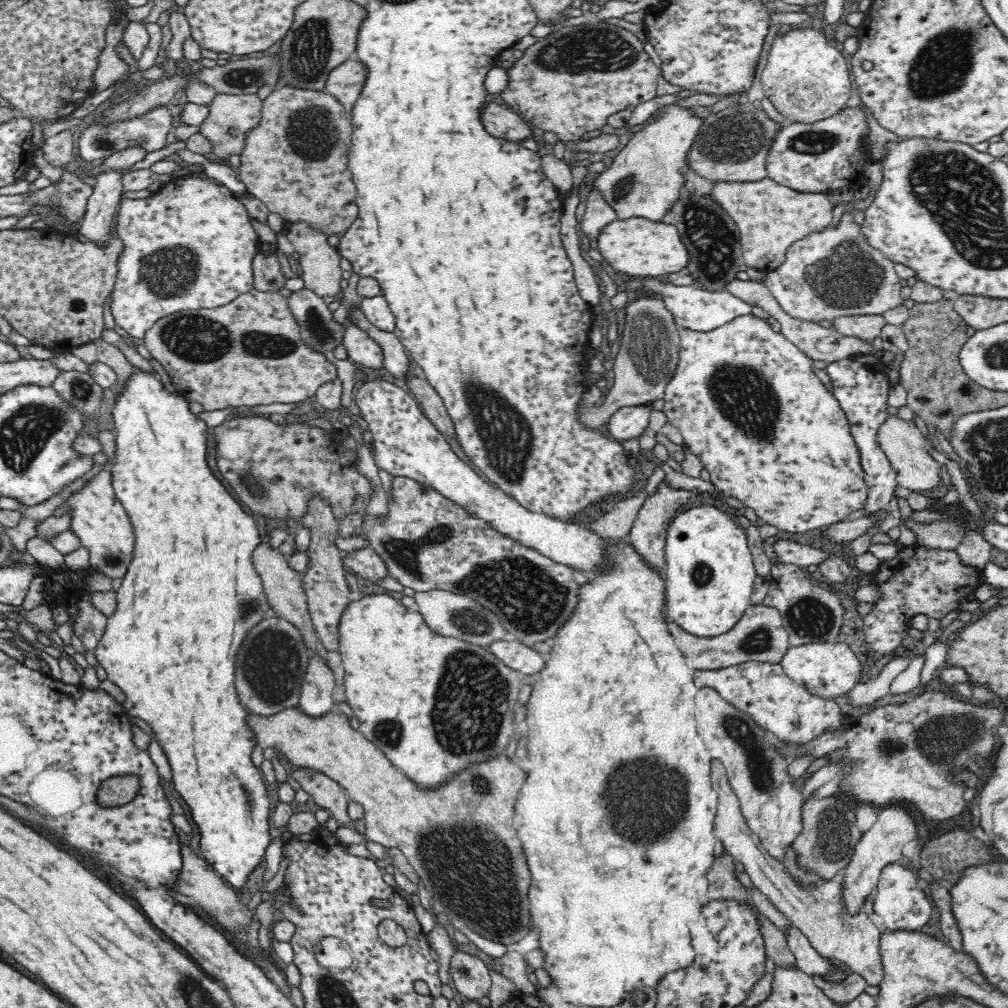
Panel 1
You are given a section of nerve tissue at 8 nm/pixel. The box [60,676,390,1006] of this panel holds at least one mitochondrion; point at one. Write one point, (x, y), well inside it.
(163, 952)

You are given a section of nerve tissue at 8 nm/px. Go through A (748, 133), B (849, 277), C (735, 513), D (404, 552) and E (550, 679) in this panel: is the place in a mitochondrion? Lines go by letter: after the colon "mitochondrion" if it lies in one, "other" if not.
A: mitochondrion
B: mitochondrion
C: other
D: mitochondrion
E: other

